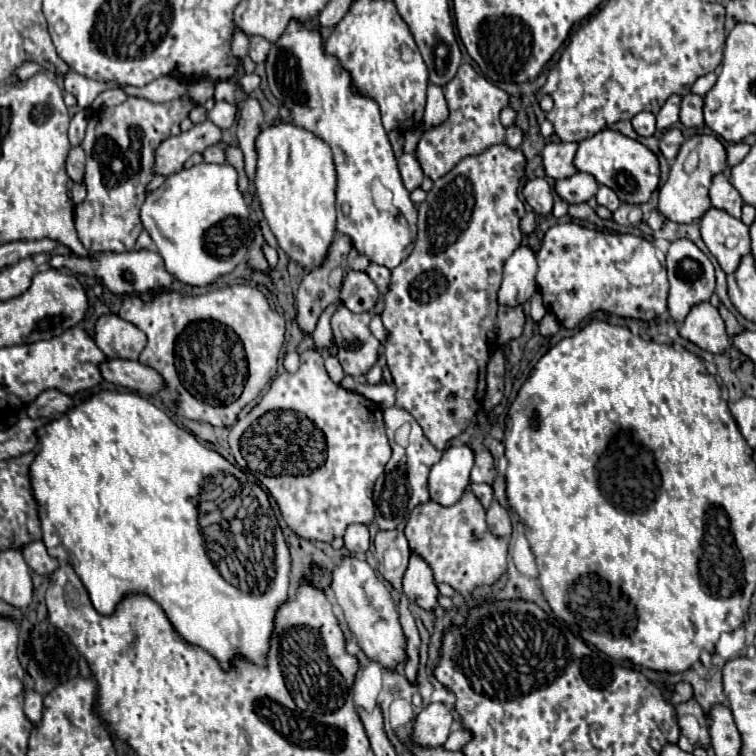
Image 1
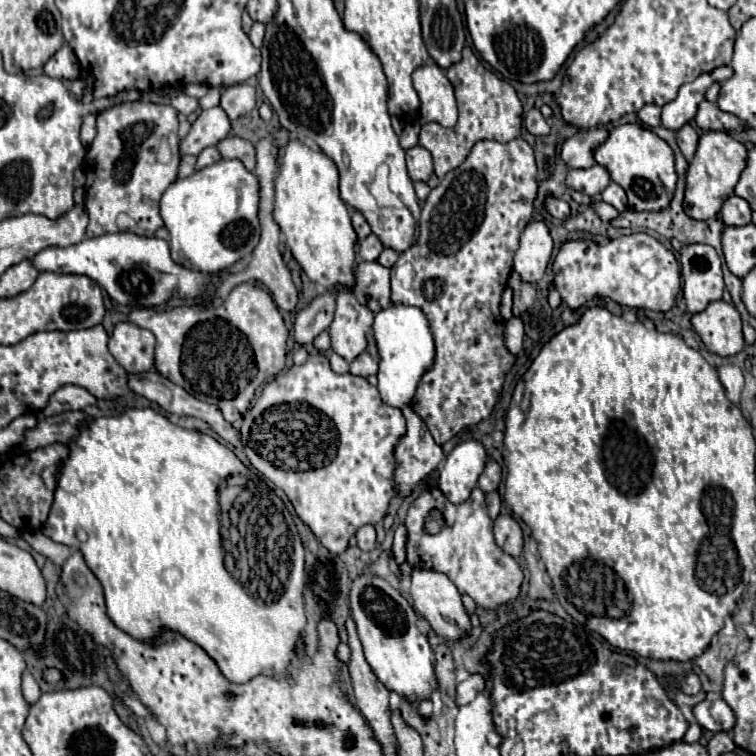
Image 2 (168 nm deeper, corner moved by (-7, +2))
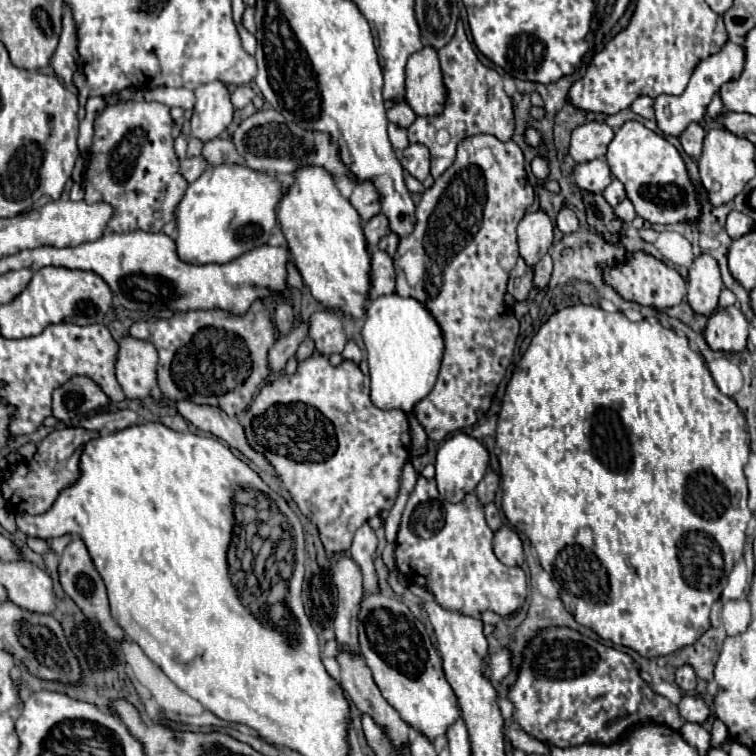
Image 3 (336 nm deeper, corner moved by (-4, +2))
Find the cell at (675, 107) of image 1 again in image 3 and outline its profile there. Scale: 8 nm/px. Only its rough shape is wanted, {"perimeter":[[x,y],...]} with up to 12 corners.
{"perimeter":[[727,40],[695,66],[683,94],[659,94],[655,120],[667,136],[701,122],[711,98],[745,66]]}

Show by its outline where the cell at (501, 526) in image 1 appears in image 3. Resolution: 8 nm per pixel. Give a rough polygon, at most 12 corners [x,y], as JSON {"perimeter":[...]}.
{"perimeter":[[503,526],[495,532],[495,556],[505,566],[523,564],[517,532]]}

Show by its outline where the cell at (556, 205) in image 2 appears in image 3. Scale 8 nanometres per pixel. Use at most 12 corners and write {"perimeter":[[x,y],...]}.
{"perimeter":[[561,208],[557,228],[571,234],[579,228],[579,220],[571,208]]}

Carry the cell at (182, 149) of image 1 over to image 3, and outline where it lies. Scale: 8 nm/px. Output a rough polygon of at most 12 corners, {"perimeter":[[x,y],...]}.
{"perimeter":[[223,82],[195,90],[191,136],[217,138],[233,118]]}

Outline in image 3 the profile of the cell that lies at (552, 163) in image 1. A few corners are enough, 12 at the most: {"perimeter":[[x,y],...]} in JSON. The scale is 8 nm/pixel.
{"perimeter":[[605,122],[581,124],[571,134],[575,162],[603,158],[613,136]]}

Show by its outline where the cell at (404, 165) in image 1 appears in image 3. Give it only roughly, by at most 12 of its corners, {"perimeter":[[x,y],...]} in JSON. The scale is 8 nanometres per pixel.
{"perimeter":[[409,144],[399,162],[421,182],[429,176],[429,150]]}

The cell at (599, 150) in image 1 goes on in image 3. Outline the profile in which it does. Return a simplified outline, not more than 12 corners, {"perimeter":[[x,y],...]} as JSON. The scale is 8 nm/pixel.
{"perimeter":[[625,122],[607,150],[635,212],[697,226],[701,202],[673,144]]}

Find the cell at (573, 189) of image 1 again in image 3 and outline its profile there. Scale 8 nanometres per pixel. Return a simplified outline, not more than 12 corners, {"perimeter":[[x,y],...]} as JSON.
{"perimeter":[[603,158],[575,166],[581,190],[603,192],[611,178]]}

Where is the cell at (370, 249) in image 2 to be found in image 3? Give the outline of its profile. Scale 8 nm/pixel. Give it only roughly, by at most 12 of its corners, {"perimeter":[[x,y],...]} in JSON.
{"perimeter":[[377,214],[363,224],[369,246],[389,234],[389,222]]}

